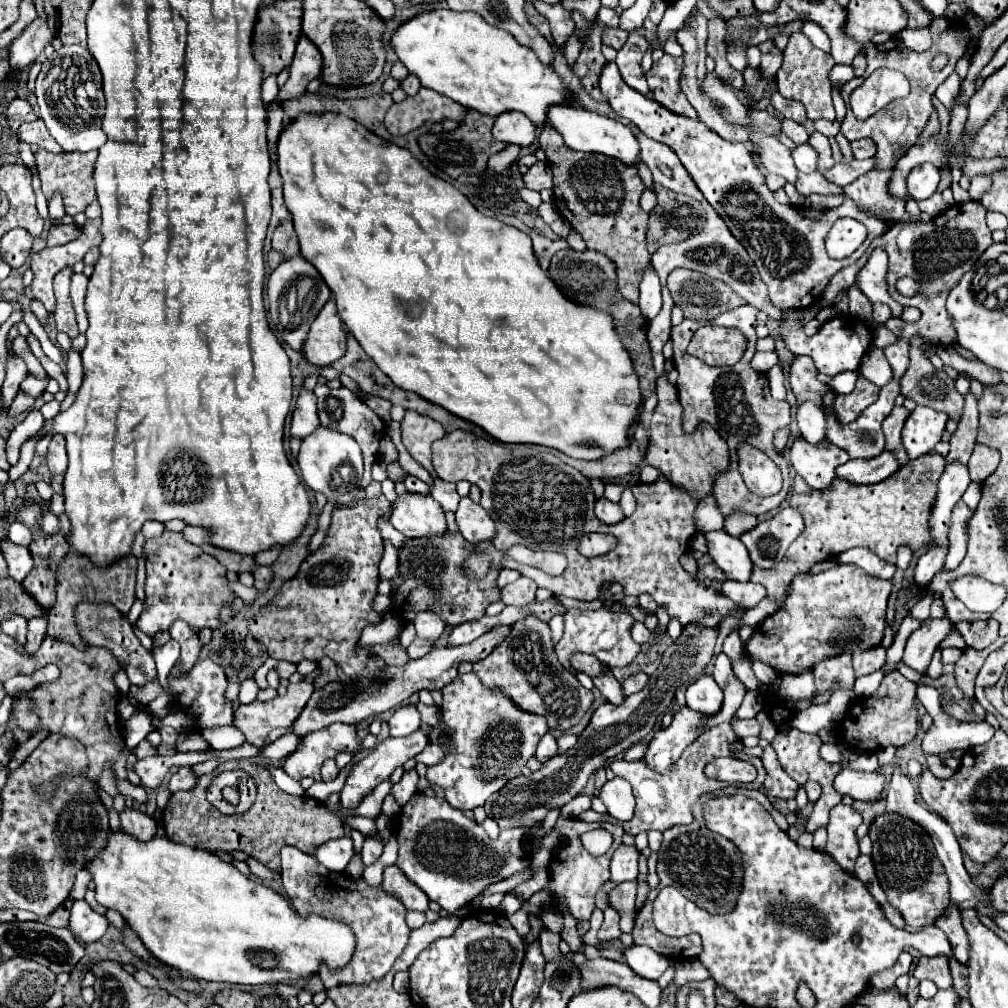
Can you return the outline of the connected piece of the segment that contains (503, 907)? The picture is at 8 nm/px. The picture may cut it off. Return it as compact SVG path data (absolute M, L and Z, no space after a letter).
M506 894L498 910L503 915L509 916L517 912L521 906L522 901L519 898L510 894Z

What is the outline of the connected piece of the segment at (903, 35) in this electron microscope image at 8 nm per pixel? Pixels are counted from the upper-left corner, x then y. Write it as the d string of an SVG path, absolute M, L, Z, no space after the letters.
M922 27L922 29L904 29L898 33L900 41L910 43L910 49L914 51L926 51L932 45L932 37L930 37L930 29Z

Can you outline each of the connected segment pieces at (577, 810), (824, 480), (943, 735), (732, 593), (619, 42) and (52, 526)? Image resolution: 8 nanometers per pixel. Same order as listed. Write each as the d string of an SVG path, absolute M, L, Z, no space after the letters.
M578 795L576 799L572 799L566 807L562 807L562 817L577 818L580 813L588 811L592 807L592 797L588 795Z
M802 437L794 439L790 447L790 463L794 471L814 489L828 489L836 477L836 467L844 465L848 459L848 453L836 445L810 445Z
M928 685L928 693L918 693L920 703L926 707L930 717L934 719L932 727L926 731L922 739L922 751L940 755L946 751L966 751L976 745L986 743L994 735L994 727L988 721L958 721L950 715L944 715L938 701L938 691Z
M724 581L722 583L722 593L726 597L730 597L732 601L748 607L748 609L756 607L766 597L766 589L762 585L756 585L756 583L736 583L736 581Z
M604 27L604 33L602 33L602 43L604 45L610 45L610 47L614 47L616 51L618 49L622 49L622 45L626 43L626 39L628 39L628 31L624 31L624 29L612 29L612 27Z
M44 509L44 513L42 513L42 515L44 515L44 517L42 517L40 525L44 527L44 533L46 533L46 535L54 535L54 533L58 533L58 531L60 531L58 517L56 517L56 515L52 515L48 509Z

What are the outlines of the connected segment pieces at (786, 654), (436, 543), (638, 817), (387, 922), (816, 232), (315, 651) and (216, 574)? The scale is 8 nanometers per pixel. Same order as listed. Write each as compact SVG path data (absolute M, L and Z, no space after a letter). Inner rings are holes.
M838 563L816 575L798 575L786 599L790 603L754 627L752 637L744 643L744 655L750 661L772 665L780 675L798 675L812 671L812 665L824 657L836 657L846 649L870 649L872 645L880 645L886 629L890 591L892 581L872 577L856 565Z
M444 533L428 539L408 539L400 551L400 569L398 577L402 577L402 585L398 591L392 591L394 613L402 621L414 621L416 613L434 607L438 615L448 625L460 625L472 619L480 619L486 607L494 601L500 601L500 589L496 585L498 573L488 573L484 579L472 581L462 567L464 557L472 551L472 547L460 537L460 533Z
M720 723L712 729L708 729L706 733L702 733L688 749L684 749L684 753L680 755L680 759L672 765L672 769L664 775L648 769L648 765L644 763L644 759L638 761L614 761L612 763L612 771L616 777L624 777L626 781L630 781L634 797L636 797L636 811L632 821L626 823L618 823L626 833L630 835L638 835L642 831L668 831L672 825L688 825L692 823L692 805L698 801L698 797L702 793L717 793L729 784L723 781L710 779L704 775L704 767L714 759L714 757L738 757L742 761L750 761L756 771L758 777L754 779L754 783L750 783L750 789L760 789L766 777L766 771L762 767L762 761L758 757L748 757L742 753L742 741L736 737L736 733L732 733L730 723Z
M296 847L282 849L282 883L298 913L318 913L326 919L342 921L350 925L356 935L356 957L344 969L320 969L320 979L326 989L336 985L378 981L390 971L396 957L404 951L410 935L410 929L404 921L406 909L400 899L386 895L382 885L368 885L362 877L354 879L346 873L332 873L324 869L312 855L306 855Z
M608 63L604 67L600 77L600 89L608 99L610 107L620 117L634 123L650 139L668 145L678 155L692 181L696 181L700 193L716 209L716 213L720 213L732 235L744 245L744 249L756 263L760 277L768 287L772 303L780 309L806 309L814 305L828 281L832 279L832 275L842 267L852 265L868 249L872 237L884 235L892 227L884 225L880 217L864 213L848 197L840 207L828 211L814 211L808 207L792 207L778 203L772 191L766 187L766 177L754 161L754 157L750 155L750 147L746 143L730 143L714 131L710 131L704 123L680 117L664 109L660 103L636 93L634 89L624 85L614 63ZM840 217L850 217L864 223L868 227L868 237L864 245L860 245L852 255L844 259L832 259L826 253L824 239L832 229L834 221Z
M384 497L362 499L352 507L342 507L342 509L336 507L334 509L328 537L324 539L320 549L310 553L304 559L304 563L300 565L300 571L290 581L286 581L282 585L282 589L276 593L276 597L268 605L264 605L248 623L252 637L256 637L256 641L264 643L270 657L290 661L290 663L300 663L304 659L320 661L322 657L330 657L350 677L358 675L366 667L366 663L372 655L382 657L386 661L386 665L404 665L410 659L406 649L400 645L398 637L392 637L388 643L358 647L358 653L354 653L356 645L360 641L362 629L366 625L376 625L382 621L382 615L372 609L372 601L378 593L378 581L380 581L378 563L384 555L384 543L382 543L380 531L376 527L376 519L382 513L388 513L388 501Z
M164 531L162 537L156 537L152 541L146 541L144 543L144 557L146 557L146 603L144 603L144 611L138 619L138 629L152 637L154 633L158 631L168 631L168 627L176 621L176 619L182 619L186 621L188 625L192 627L210 627L210 629L220 629L222 623L218 619L218 613L224 605L232 605L234 611L240 611L244 605L240 599L236 599L230 589L228 589L228 579L224 577L226 575L226 569L216 561L212 559L210 555L206 555L200 547L188 543L182 533L170 533L170 531Z

